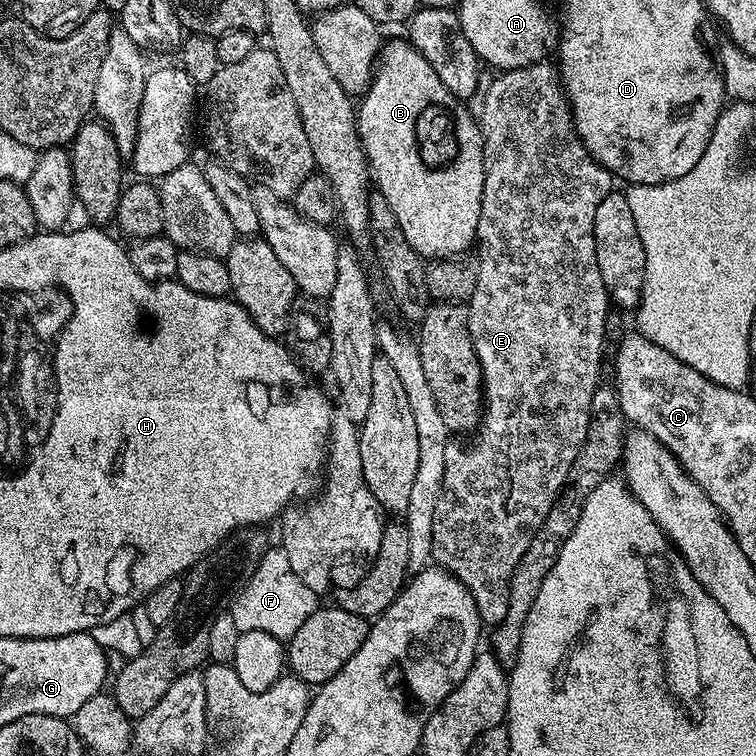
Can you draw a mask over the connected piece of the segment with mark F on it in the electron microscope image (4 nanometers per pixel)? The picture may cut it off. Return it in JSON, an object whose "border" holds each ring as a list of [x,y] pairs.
{"border":[[[269,550],[264,553],[263,560],[256,564],[251,574],[241,585],[240,591],[231,599],[228,611],[238,630],[250,632],[262,630],[275,636],[277,640],[286,642],[310,618],[310,614],[318,607],[317,593],[310,591],[290,570],[290,562],[286,562],[283,551]]]}

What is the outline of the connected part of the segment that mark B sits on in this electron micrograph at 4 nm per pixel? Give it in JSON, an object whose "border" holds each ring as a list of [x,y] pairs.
{"border":[[[407,39],[392,40],[383,45],[379,52],[378,63],[375,66],[375,72],[372,74],[372,81],[367,91],[364,92],[362,99],[358,104],[356,113],[356,129],[360,135],[360,141],[364,147],[365,154],[368,155],[368,167],[370,169],[371,179],[378,187],[379,195],[386,198],[390,210],[394,210],[394,218],[398,218],[398,226],[402,226],[402,234],[406,234],[406,242],[417,252],[421,258],[427,258],[429,261],[447,260],[449,258],[459,257],[461,254],[473,247],[476,239],[476,227],[478,218],[482,210],[482,194],[484,193],[484,139],[480,133],[480,125],[477,117],[467,107],[465,101],[458,99],[446,86],[442,86],[442,78],[434,74],[434,66],[418,54],[418,50]]]}

